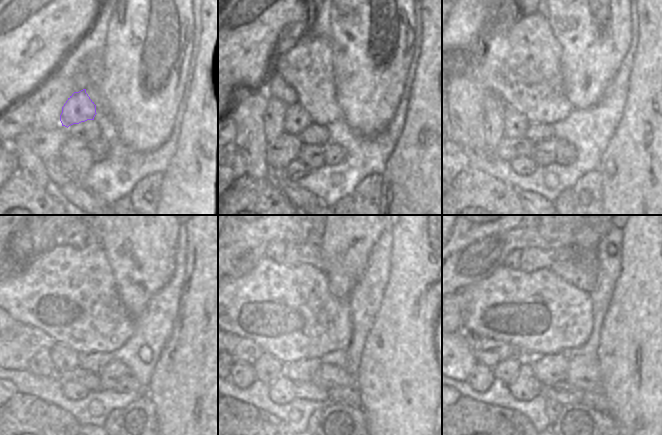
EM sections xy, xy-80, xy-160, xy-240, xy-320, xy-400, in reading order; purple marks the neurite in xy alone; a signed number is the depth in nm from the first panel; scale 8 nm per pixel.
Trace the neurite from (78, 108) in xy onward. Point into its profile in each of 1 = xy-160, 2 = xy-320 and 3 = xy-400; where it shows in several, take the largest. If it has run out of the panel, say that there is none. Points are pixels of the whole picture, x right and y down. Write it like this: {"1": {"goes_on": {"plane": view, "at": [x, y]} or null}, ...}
{"1": {"goes_on": {"plane": "xy-160", "at": [516, 124]}}, "2": {"goes_on": {"plane": "xy-320", "at": [283, 370]}}, "3": {"goes_on": {"plane": "xy-400", "at": [504, 371]}}}

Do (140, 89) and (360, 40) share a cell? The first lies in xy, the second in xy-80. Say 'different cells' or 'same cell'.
same cell

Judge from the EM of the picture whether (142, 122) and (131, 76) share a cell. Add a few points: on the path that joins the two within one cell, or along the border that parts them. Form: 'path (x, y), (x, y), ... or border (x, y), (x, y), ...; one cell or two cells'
path (142, 111), (142, 96), (139, 87); one cell

